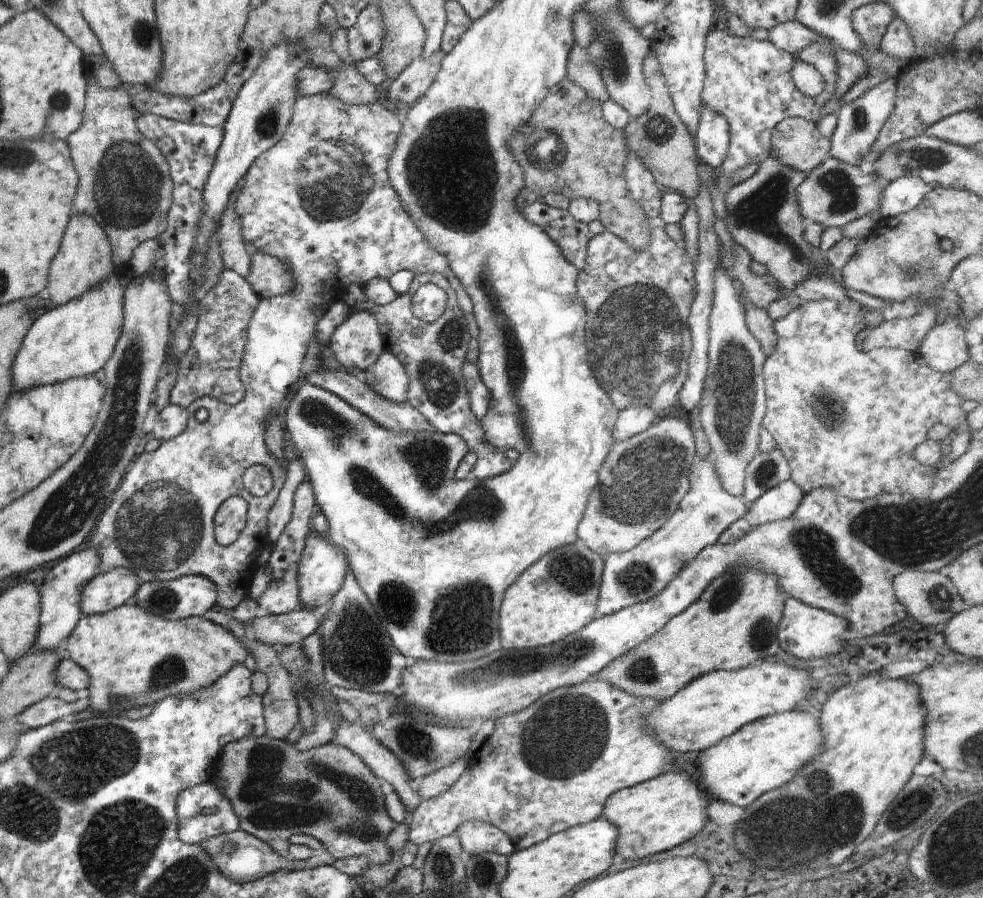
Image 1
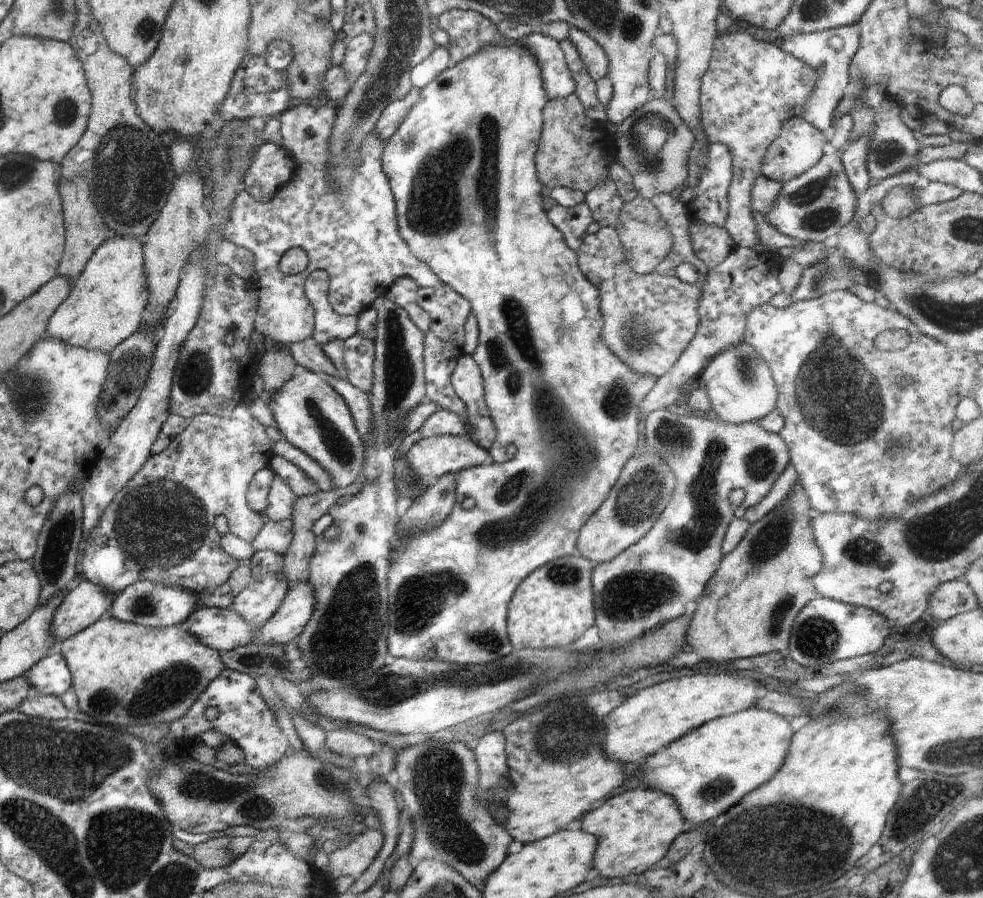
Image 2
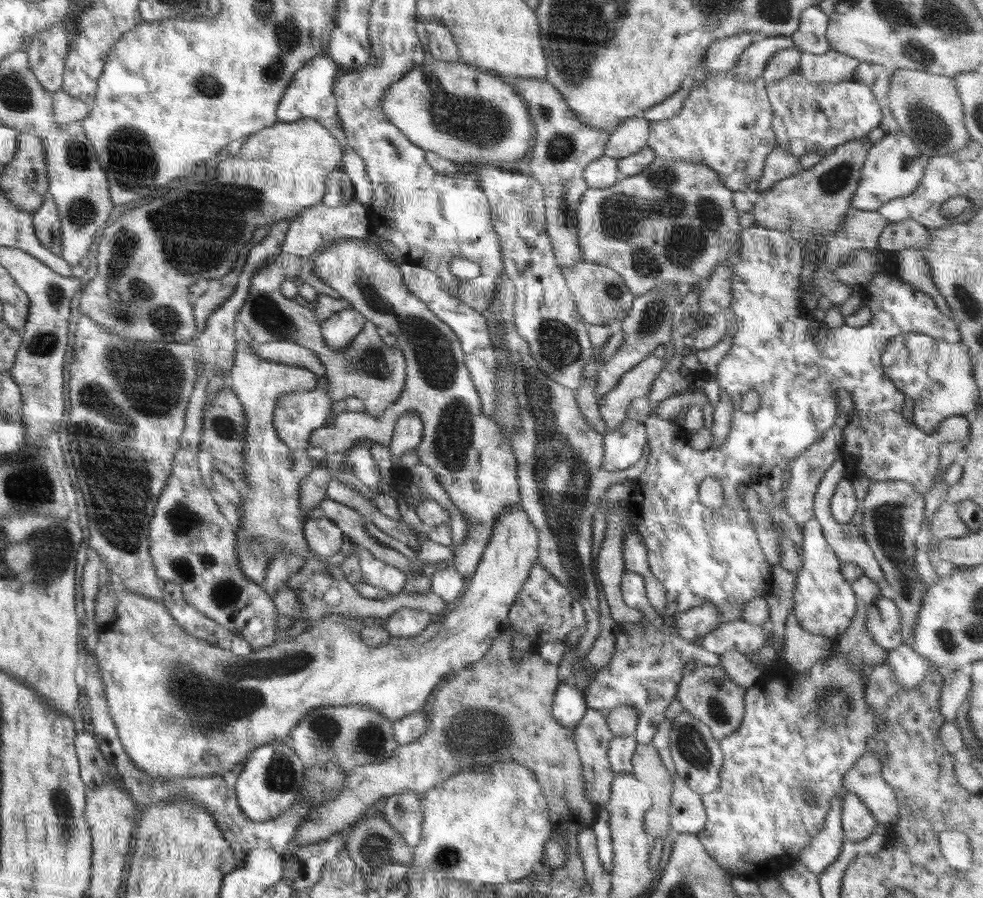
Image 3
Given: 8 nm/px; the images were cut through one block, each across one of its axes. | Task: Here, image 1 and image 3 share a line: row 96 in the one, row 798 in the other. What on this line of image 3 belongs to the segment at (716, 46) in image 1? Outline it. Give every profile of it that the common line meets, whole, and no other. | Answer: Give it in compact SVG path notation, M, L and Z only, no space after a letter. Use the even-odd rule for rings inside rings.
M833 649L827 658L821 658L815 662L815 665L809 672L793 672L788 669L779 658L779 668L764 670L761 677L746 689L744 695L744 716L741 725L736 732L730 734L726 738L719 741L719 747L723 752L723 767L720 769L720 786L708 794L702 794L701 799L707 814L706 826L697 837L708 851L708 854L731 876L754 879L757 882L770 877L776 877L776 874L784 868L788 868L795 860L799 860L800 853L805 846L808 846L822 827L827 812L831 809L831 801L838 795L842 788L843 776L854 766L854 763L862 757L865 750L865 742L876 731L881 729L882 723L879 718L868 709L868 703L865 701L865 686L867 682L867 674L871 668L861 667L860 665L847 662L847 658L843 656L837 649ZM805 792L811 792L815 796L815 803L807 801Z

